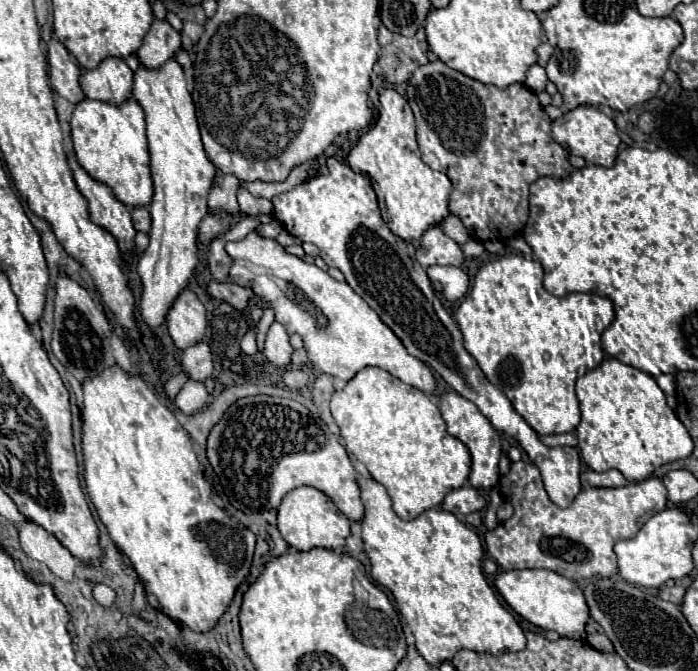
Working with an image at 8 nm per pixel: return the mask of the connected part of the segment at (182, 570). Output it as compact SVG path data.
M119 365L107 367L103 369L99 375L89 377L83 381L83 409L81 409L81 453L83 453L83 479L87 485L87 493L99 513L99 519L103 521L103 525L107 527L113 543L123 551L123 555L127 555L127 559L131 561L135 573L139 575L139 579L145 581L145 591L153 593L159 603L163 605L163 613L169 615L171 619L185 623L189 629L193 631L207 631L211 629L219 617L225 613L227 605L233 601L235 589L239 587L239 583L249 575L249 567L251 567L251 559L253 559L253 549L255 549L255 535L247 529L241 527L235 519L231 519L221 507L217 507L211 499L211 483L207 481L207 477L199 477L199 461L197 455L193 451L191 439L187 435L187 431L179 425L179 421L175 419L175 415L159 401L159 397L149 389L149 385L139 377L139 375L131 375L127 371L123 371Z

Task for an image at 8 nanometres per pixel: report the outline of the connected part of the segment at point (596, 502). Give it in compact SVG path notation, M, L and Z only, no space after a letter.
M513 463L509 473L501 479L501 493L505 501L509 501L515 509L513 517L499 523L495 531L489 531L485 535L485 545L489 555L499 563L503 571L509 569L551 569L567 579L579 581L579 579L593 579L593 577L611 577L615 573L615 553L613 545L619 539L633 537L645 519L655 515L659 509L665 509L667 505L667 489L661 483L661 479L651 477L639 483L629 483L625 487L585 487L575 497L575 501L569 505L569 509L557 507L549 495L543 489L541 473L533 463Z

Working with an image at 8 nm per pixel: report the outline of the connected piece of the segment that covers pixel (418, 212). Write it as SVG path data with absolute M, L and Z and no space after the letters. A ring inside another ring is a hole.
M385 89L381 91L379 101L381 107L375 125L361 135L347 161L355 173L363 173L373 181L379 209L389 229L405 241L415 241L421 239L429 227L441 225L449 217L447 205L451 181L445 173L433 171L423 163L415 139L415 119L407 99L401 97L395 89Z

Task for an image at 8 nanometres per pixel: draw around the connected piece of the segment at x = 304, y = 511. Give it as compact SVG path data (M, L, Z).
M297 487L283 497L279 505L277 527L283 539L297 551L309 551L315 547L339 551L345 545L345 539L349 537L349 519L339 513L335 503L325 493L313 487Z

